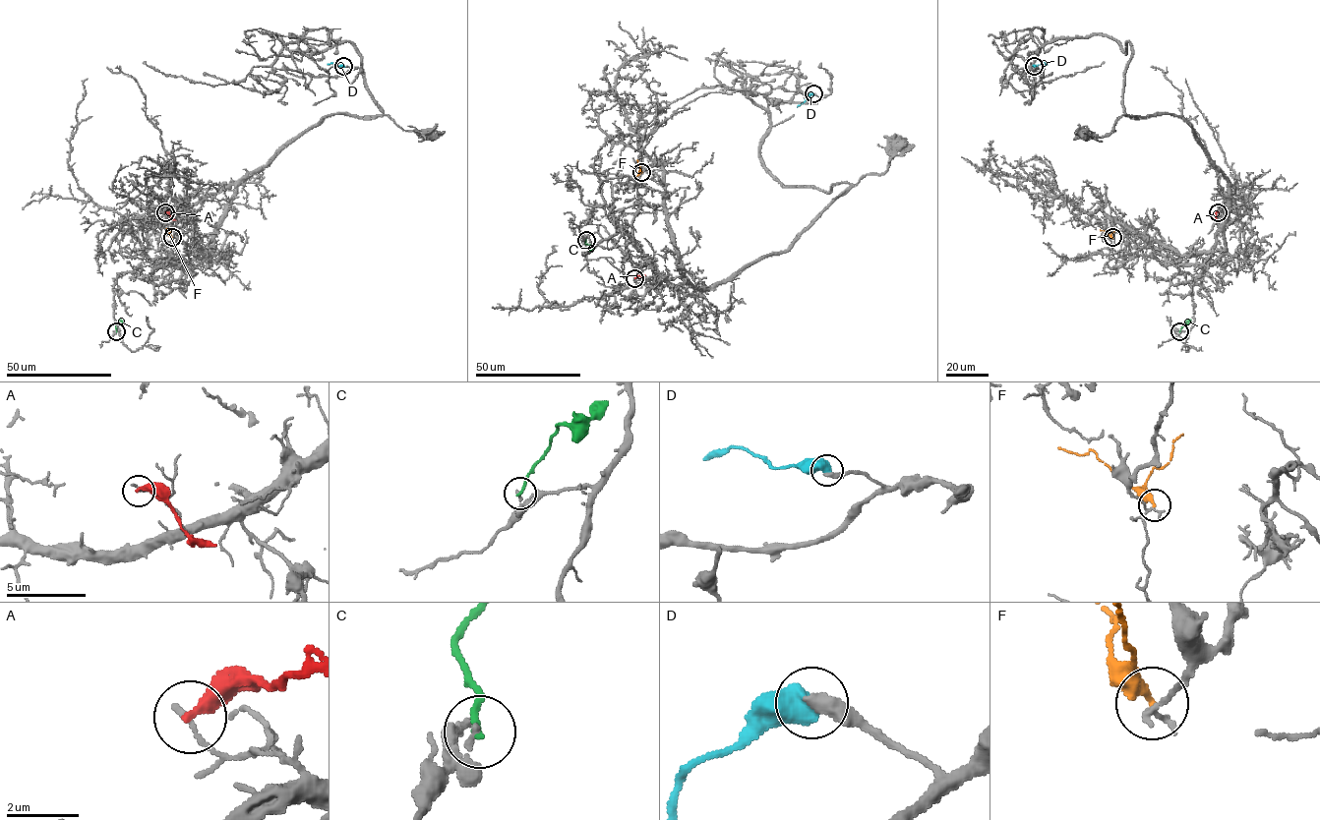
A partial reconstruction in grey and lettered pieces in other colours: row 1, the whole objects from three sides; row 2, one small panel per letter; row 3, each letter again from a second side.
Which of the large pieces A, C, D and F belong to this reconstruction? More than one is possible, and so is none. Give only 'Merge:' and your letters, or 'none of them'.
Merge: D

